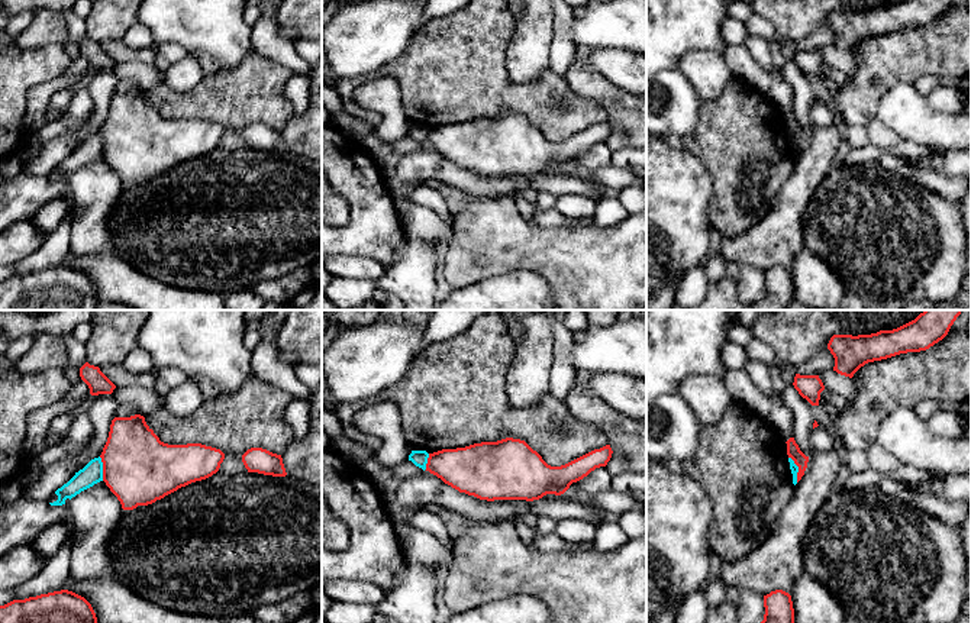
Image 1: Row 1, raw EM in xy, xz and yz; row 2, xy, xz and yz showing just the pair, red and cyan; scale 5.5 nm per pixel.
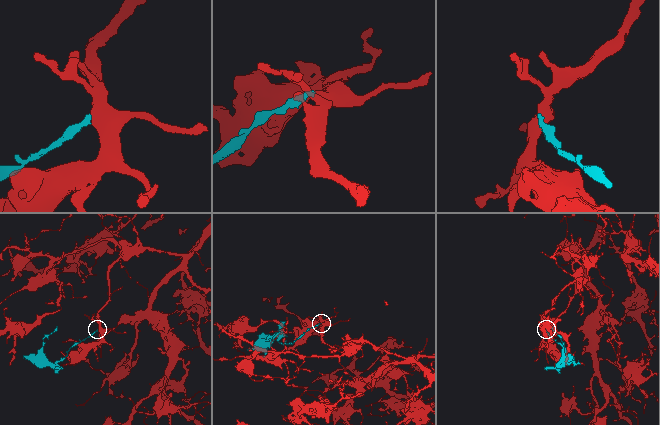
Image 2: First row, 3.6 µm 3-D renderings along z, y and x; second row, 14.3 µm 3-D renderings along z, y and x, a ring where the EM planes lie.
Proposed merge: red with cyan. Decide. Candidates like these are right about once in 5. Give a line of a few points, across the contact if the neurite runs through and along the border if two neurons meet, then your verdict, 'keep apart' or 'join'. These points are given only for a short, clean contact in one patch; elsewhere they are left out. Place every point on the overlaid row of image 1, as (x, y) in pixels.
line yz (789, 457), (797, 467), (797, 481); keep apart

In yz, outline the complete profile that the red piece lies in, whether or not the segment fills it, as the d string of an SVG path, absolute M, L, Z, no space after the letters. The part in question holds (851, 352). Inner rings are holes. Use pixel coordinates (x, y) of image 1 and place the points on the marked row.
M925 310L914 320L871 335L833 335L828 349L835 358L833 371L852 378L868 362L900 354L926 351L942 340L962 310Z

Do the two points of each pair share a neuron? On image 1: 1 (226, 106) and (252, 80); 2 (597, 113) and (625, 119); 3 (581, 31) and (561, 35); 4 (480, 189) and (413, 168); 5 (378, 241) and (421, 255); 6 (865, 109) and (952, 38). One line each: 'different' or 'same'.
1: same
2: different
3: different
4: same
5: different
6: same

